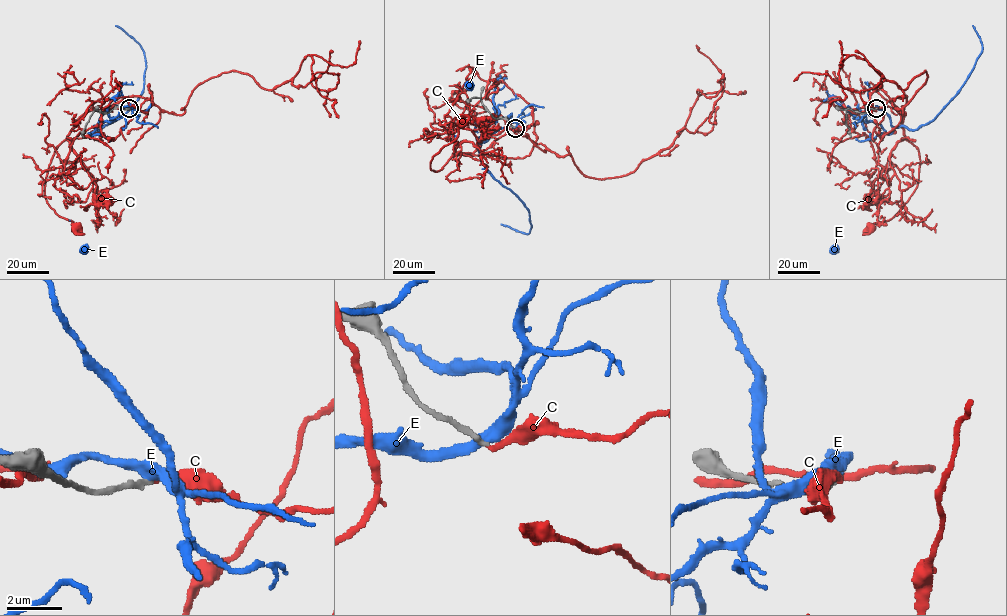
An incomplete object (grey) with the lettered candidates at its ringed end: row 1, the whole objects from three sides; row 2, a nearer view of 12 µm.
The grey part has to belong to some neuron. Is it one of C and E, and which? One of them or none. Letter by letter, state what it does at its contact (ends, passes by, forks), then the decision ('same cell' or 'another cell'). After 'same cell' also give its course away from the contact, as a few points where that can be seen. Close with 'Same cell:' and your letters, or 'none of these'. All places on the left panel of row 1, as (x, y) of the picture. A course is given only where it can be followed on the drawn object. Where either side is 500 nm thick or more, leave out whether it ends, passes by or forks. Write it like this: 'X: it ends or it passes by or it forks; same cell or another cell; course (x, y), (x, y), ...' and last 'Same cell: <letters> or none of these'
C: it ends; same cell; course (129, 108), (147, 109), (148, 89), (149, 98), (128, 96), (84, 113), (55, 149), (45, 199), (77, 228)
E: it passes by; another cell
Same cell: C

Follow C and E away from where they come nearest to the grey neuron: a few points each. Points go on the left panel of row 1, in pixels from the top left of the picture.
C: (129, 108), (147, 109), (148, 89), (149, 98), (128, 96), (84, 113), (55, 149), (45, 199), (77, 228)
E: (129, 108), (114, 106), (107, 109), (95, 131), (88, 133), (91, 138), (102, 134), (111, 140), (84, 249)

